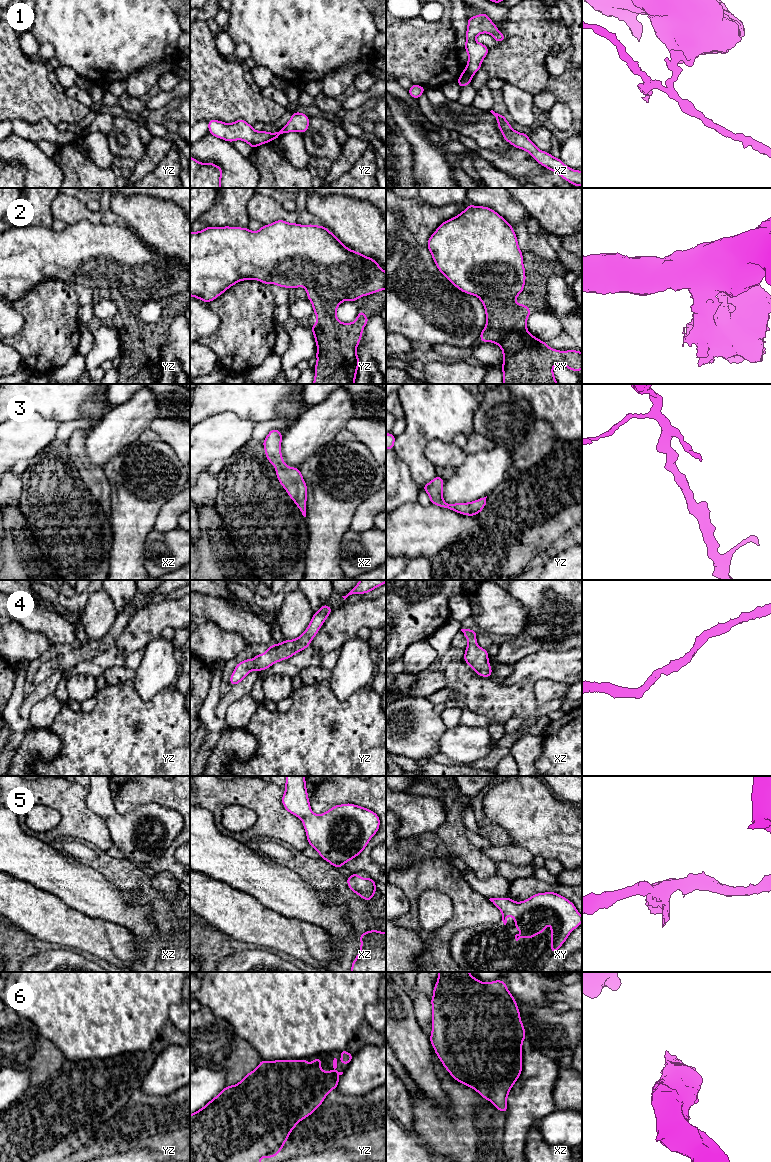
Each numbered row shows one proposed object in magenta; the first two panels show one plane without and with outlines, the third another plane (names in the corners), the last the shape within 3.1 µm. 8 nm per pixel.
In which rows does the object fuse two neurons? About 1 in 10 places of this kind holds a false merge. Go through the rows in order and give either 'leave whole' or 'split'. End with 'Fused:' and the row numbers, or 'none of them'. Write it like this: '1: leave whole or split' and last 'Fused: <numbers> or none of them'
1: split
2: leave whole
3: leave whole
4: leave whole
5: leave whole
6: leave whole
Fused: 1

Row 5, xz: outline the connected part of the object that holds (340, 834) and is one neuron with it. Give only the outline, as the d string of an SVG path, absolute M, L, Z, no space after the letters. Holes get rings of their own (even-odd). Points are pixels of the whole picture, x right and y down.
M286 776L285 793L281 800L288 812L303 821L308 844L338 869L365 849L380 826L380 819L375 812L351 803L335 805L321 815L314 814L308 799L305 776Z

